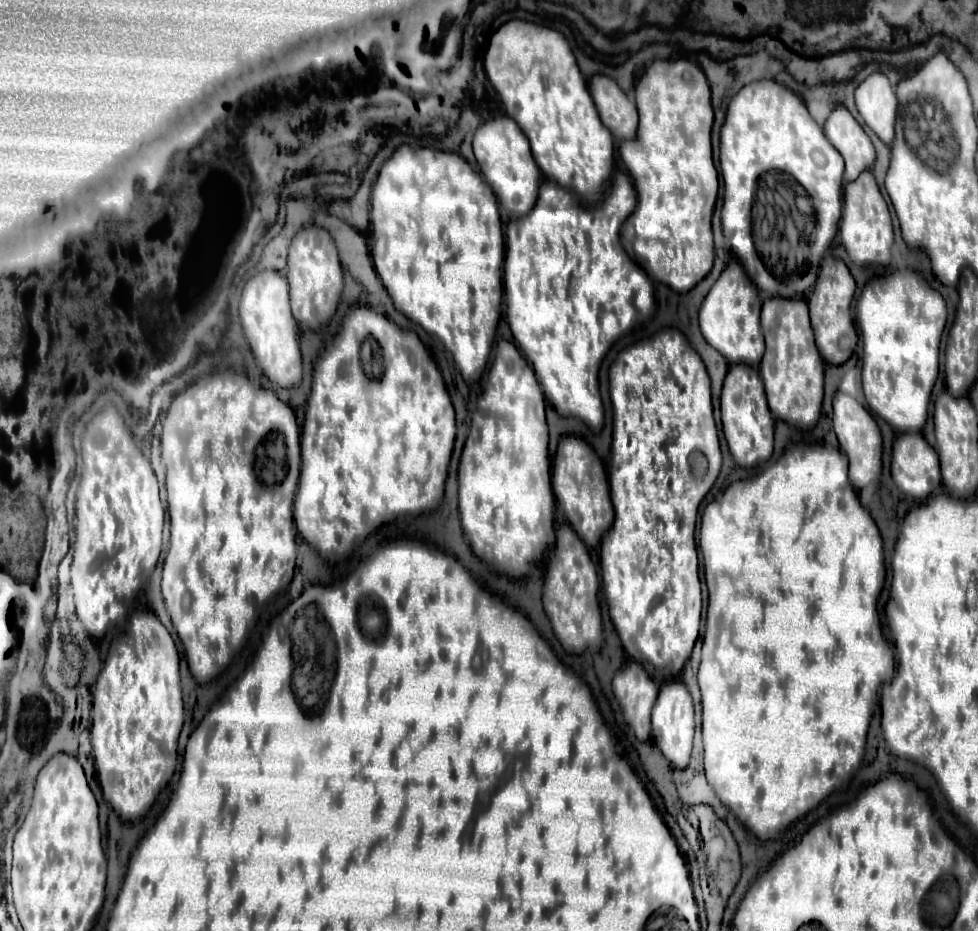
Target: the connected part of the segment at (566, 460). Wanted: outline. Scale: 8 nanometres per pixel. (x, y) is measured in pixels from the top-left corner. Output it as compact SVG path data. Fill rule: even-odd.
M574 436L562 438L554 462L552 488L560 504L560 510L564 512L572 530L590 548L596 548L600 544L600 538L604 536L604 530L612 526L612 502L610 502L610 490L608 490L608 478L604 466L600 458L594 454L594 450L580 438Z

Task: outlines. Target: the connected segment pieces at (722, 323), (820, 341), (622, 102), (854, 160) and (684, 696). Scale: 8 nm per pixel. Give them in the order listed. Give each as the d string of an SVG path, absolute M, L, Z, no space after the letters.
M730 262L700 306L700 330L706 342L716 348L730 364L744 362L758 366L764 354L764 334L760 326L760 294L738 262Z
M826 256L820 266L820 274L816 280L814 290L808 296L808 306L810 306L810 320L812 320L812 330L816 338L816 346L820 350L820 356L828 364L844 364L850 354L854 344L858 342L858 332L854 328L854 318L850 314L850 304L854 296L856 282L846 268L846 264L834 256Z
M594 76L590 80L590 94L604 126L614 134L618 142L636 138L638 114L636 102L630 94L626 94L612 78L606 76Z
M836 106L832 110L824 124L824 134L846 160L846 182L852 182L852 178L858 178L860 172L872 168L876 160L874 146L868 134L844 106Z
M680 680L668 682L660 688L656 706L652 708L652 736L654 736L654 744L672 764L672 768L684 770L688 766L692 752L692 738L694 738L694 706L688 688Z

